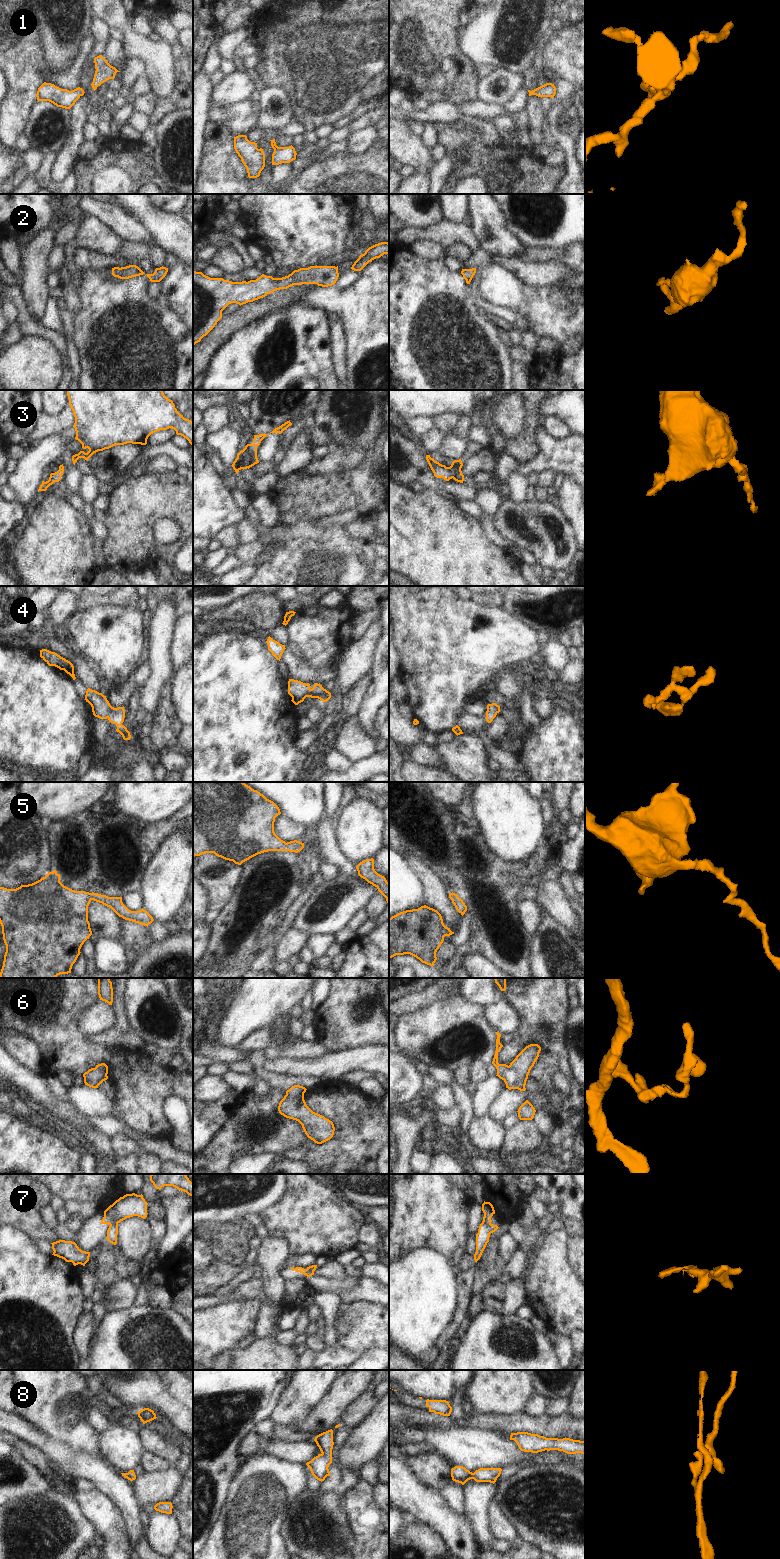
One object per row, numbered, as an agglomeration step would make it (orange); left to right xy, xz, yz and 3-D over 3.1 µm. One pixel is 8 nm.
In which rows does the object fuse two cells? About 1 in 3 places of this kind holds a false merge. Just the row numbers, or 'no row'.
7

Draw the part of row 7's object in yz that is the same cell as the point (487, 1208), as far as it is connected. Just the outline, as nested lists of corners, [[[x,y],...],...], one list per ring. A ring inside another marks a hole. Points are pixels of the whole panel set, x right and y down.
[[[484,1201],[484,1203],[482,1204],[482,1211],[484,1213],[483,1221],[486,1224],[491,1225],[491,1217],[495,1214],[493,1205],[490,1202]]]

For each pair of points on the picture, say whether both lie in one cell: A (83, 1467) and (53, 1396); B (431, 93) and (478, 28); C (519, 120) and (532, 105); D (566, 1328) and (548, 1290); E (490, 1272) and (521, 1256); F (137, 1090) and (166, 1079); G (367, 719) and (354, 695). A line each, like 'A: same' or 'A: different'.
A: different
B: different
C: different
D: same
E: different
F: same
G: different

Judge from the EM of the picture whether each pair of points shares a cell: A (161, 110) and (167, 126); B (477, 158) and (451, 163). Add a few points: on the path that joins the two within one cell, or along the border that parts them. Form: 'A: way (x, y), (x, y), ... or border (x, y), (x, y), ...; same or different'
A: border (182, 108), (169, 111), (151, 126); different
B: border (466, 146), (469, 157), (448, 175); different

